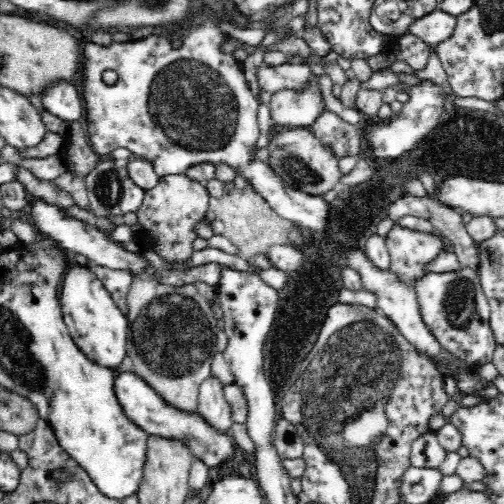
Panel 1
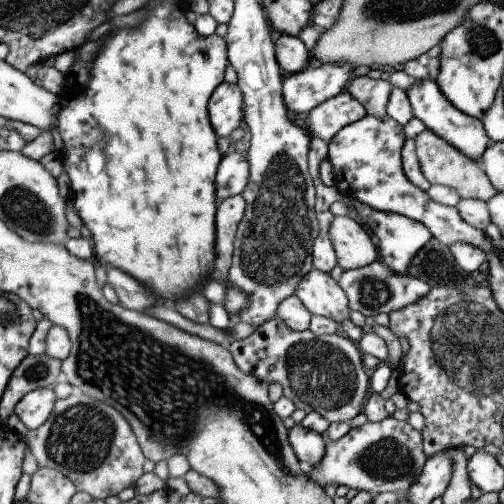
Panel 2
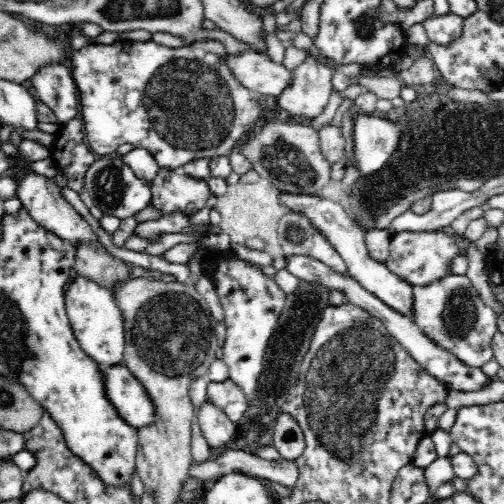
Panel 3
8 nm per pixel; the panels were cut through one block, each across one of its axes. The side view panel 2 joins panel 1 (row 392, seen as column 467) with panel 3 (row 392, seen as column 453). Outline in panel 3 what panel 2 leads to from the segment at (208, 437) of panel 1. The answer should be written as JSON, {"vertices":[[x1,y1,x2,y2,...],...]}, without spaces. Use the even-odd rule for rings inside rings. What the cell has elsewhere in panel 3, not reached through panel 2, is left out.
{"vertices":[[106,366,106,392,108,400,114,404,118,414,126,420,132,428,146,428,156,420,156,412,152,406,152,398,148,398,148,392,144,386,140,386,138,378,130,374,130,370,120,366]]}

